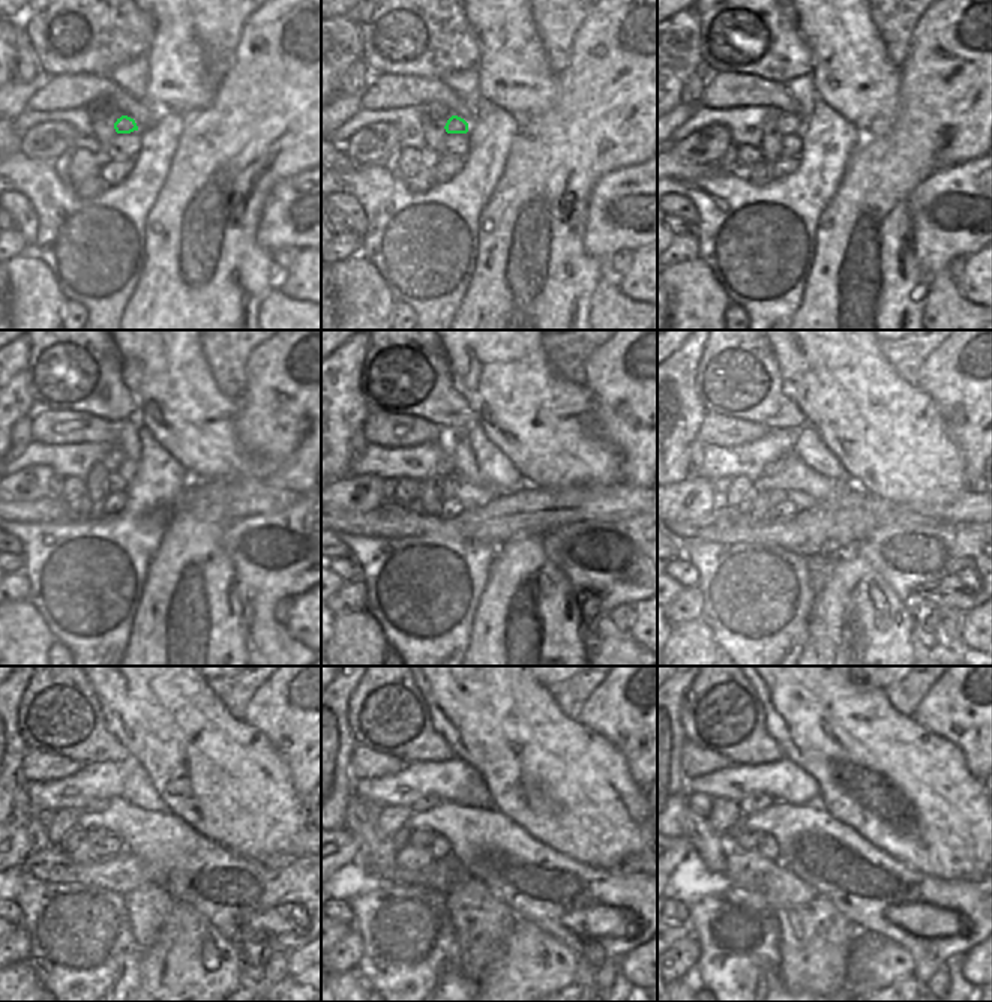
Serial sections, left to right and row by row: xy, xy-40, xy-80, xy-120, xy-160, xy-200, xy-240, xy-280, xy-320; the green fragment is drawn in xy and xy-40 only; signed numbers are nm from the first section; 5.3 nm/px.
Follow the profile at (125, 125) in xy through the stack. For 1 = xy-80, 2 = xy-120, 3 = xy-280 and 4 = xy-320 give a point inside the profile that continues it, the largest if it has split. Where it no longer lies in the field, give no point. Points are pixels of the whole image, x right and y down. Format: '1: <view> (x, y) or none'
1: xy-80 (788, 123)
2: xy-120 (114, 459)
3: xy-280 (425, 803)
4: xy-320 (754, 803)

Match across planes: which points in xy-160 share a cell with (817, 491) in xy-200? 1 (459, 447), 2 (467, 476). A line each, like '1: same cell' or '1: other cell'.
1: same cell
2: same cell

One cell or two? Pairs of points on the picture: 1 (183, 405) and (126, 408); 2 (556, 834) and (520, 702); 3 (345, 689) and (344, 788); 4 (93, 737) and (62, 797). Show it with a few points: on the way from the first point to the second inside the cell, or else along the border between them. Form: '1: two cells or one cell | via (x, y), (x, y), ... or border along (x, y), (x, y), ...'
1: two cells | border along (123, 375), (123, 384), (134, 399), (138, 420)
2: one cell | via (550, 801), (550, 776), (530, 756), (520, 735)
3: one cell | via (339, 713), (342, 734), (338, 741), (338, 764)
4: two cells | border along (117, 759), (83, 765)

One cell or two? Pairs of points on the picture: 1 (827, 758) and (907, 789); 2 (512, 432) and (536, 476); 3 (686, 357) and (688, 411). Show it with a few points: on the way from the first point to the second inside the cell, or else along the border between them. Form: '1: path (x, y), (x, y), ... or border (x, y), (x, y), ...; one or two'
1: path (847, 758), (866, 758), (887, 776); one
2: path (523, 443), (536, 456), (536, 465); one
3: path (685, 371), (685, 398); one

